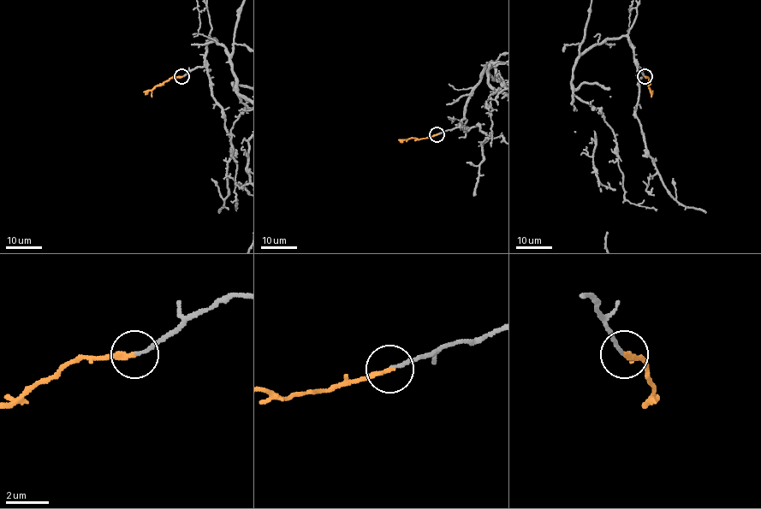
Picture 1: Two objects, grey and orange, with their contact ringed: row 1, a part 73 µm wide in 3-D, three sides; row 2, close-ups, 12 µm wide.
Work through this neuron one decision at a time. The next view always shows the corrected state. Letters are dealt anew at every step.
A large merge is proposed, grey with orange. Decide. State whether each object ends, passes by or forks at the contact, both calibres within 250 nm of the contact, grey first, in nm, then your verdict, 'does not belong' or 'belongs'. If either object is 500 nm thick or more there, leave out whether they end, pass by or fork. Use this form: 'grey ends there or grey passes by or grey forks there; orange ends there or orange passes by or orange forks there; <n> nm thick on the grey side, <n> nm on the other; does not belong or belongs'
grey ends there; orange ends there; 140 nm thick on the grey side, 220 nm on the other; does not belong

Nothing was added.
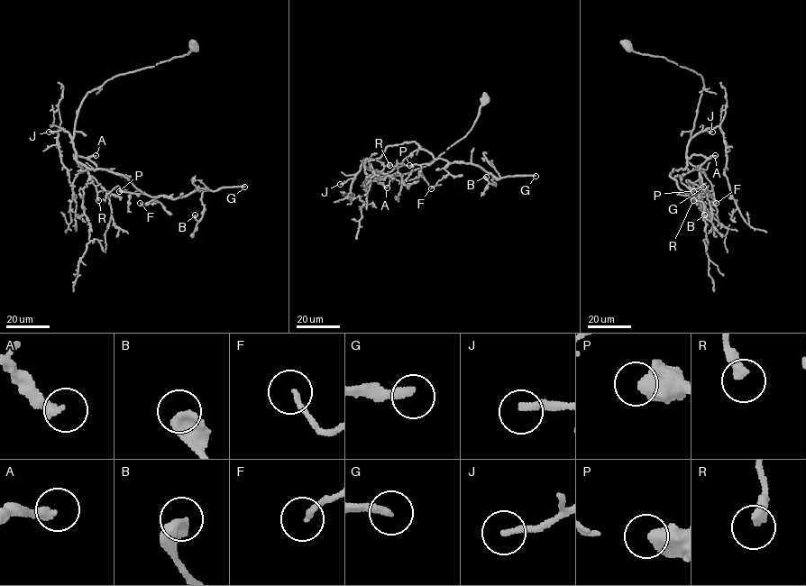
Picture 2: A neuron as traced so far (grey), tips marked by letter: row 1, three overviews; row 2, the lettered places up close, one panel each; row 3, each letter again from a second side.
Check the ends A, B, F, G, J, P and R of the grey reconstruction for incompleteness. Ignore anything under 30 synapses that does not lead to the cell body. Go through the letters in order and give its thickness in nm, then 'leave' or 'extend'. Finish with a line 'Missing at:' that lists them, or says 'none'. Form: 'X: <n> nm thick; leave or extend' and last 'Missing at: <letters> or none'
A: 300 nm thick; extend
B: 550 nm thick; leave
F: 160 nm thick; leave
G: 280 nm thick; extend
J: 220 nm thick; leave
P: 600 nm thick; leave
R: 360 nm thick; leave
Missing at: A, G

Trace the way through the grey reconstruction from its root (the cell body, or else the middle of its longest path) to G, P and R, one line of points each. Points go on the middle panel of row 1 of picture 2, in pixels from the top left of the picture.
G: (485, 99), (471, 129), (425, 166), (388, 176), (362, 162), (415, 141), (498, 178), (535, 176)
P: (485, 99), (471, 129), (425, 166), (388, 176), (362, 162), (412, 141), (435, 160), (409, 165)
R: (485, 99), (471, 129), (425, 166), (388, 176), (373, 171), (362, 162), (366, 158), (375, 171), (389, 165)

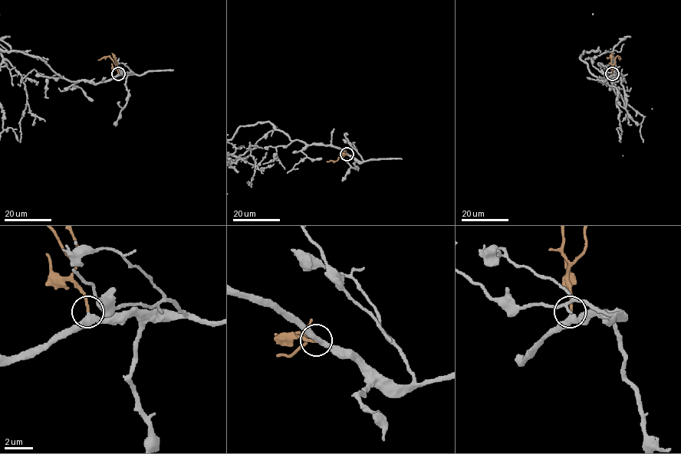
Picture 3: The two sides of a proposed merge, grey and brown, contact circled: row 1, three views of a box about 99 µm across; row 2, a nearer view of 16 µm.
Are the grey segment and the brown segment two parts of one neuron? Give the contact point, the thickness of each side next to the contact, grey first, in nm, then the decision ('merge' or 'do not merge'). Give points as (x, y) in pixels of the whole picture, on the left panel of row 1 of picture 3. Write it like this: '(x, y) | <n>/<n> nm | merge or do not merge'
(118, 73) | 340/160 nm | merge

